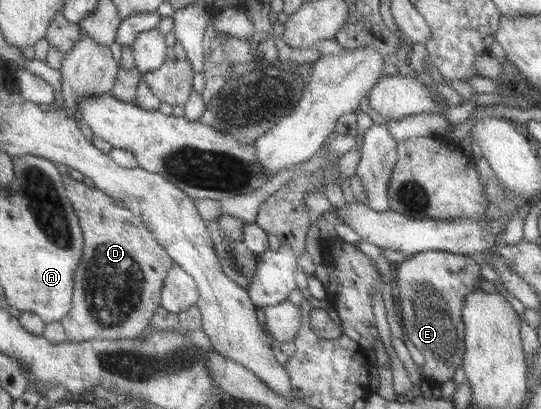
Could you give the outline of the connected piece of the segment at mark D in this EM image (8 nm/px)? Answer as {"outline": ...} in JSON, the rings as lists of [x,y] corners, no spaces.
{"outline":[[[65,175],[63,179],[84,231],[85,251],[85,259],[76,271],[72,310],[61,321],[67,332],[68,341],[81,343],[94,339],[135,339],[149,326],[156,311],[161,309],[165,278],[175,263],[152,231],[149,231],[144,220],[119,200],[113,199],[108,192],[101,191],[96,186],[91,188],[78,184],[69,175]]]}

